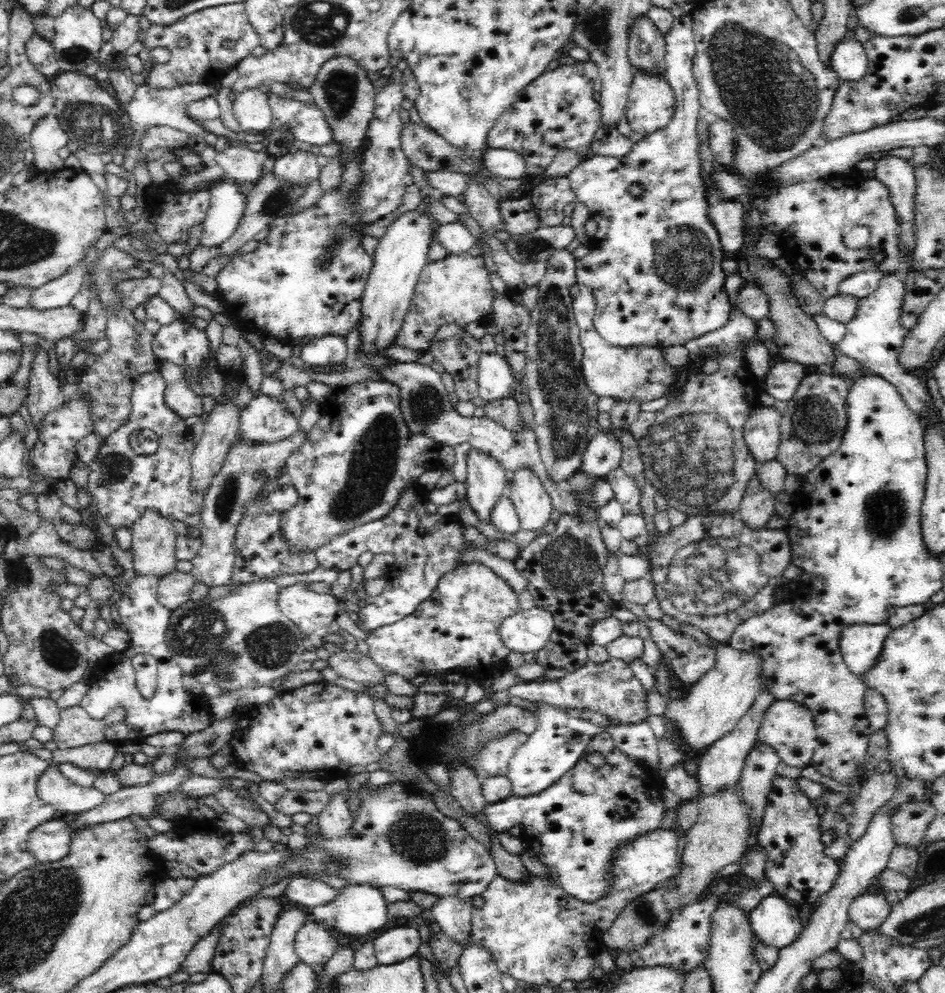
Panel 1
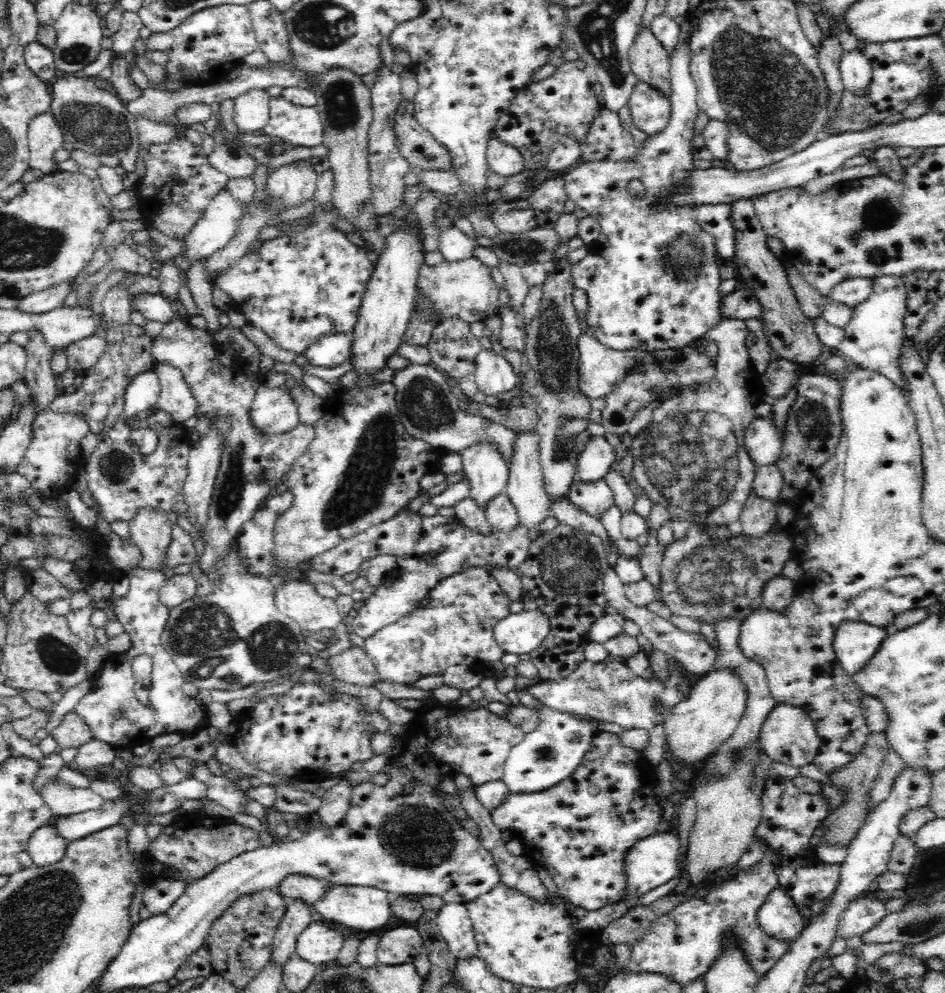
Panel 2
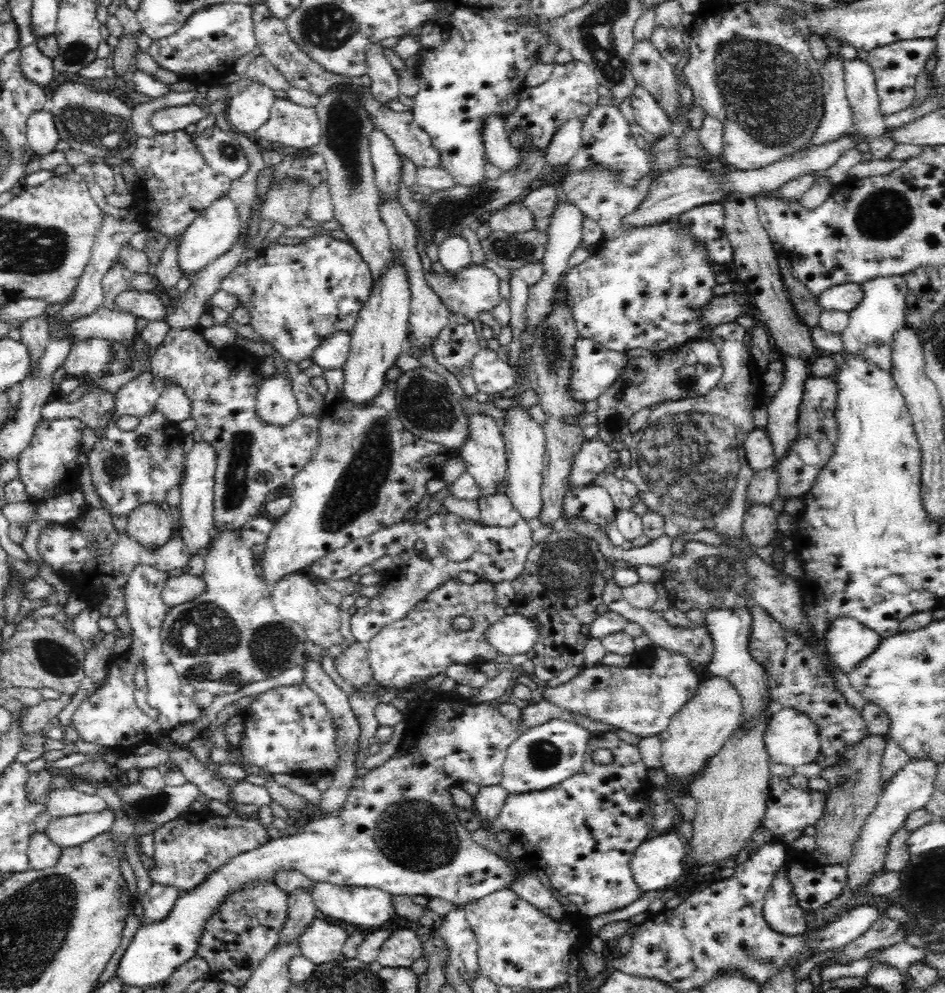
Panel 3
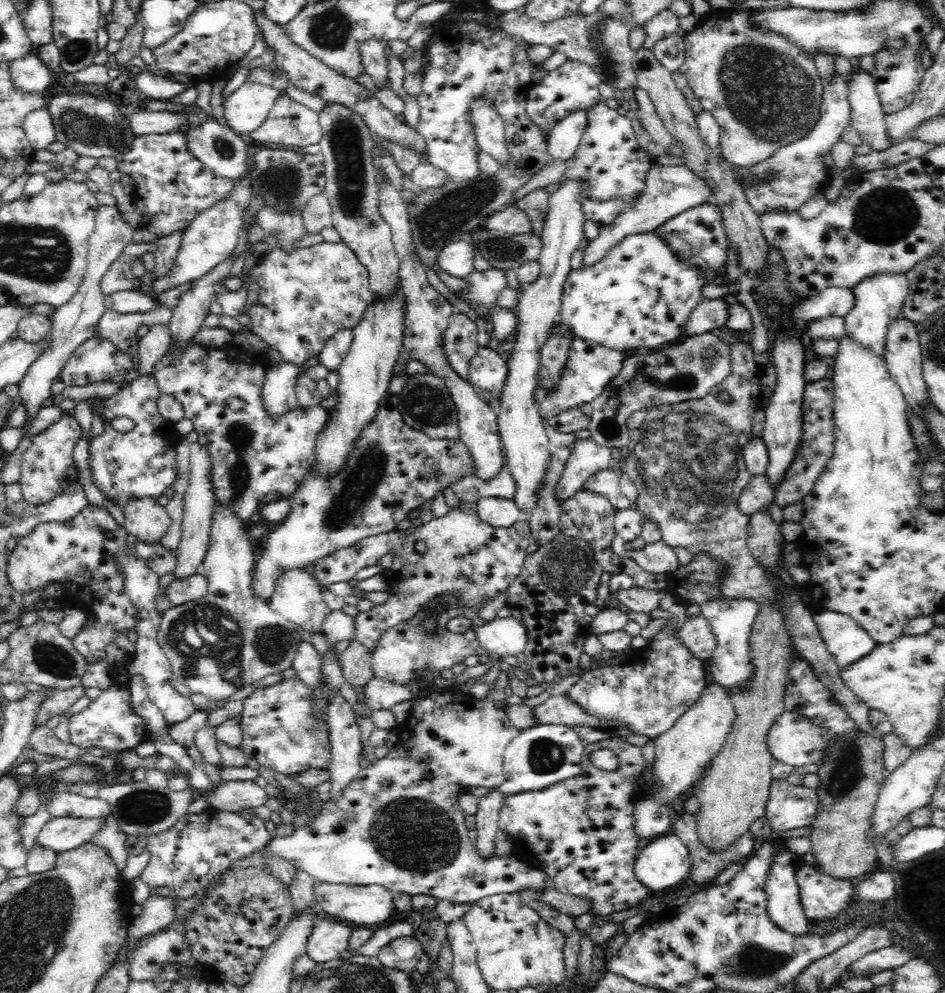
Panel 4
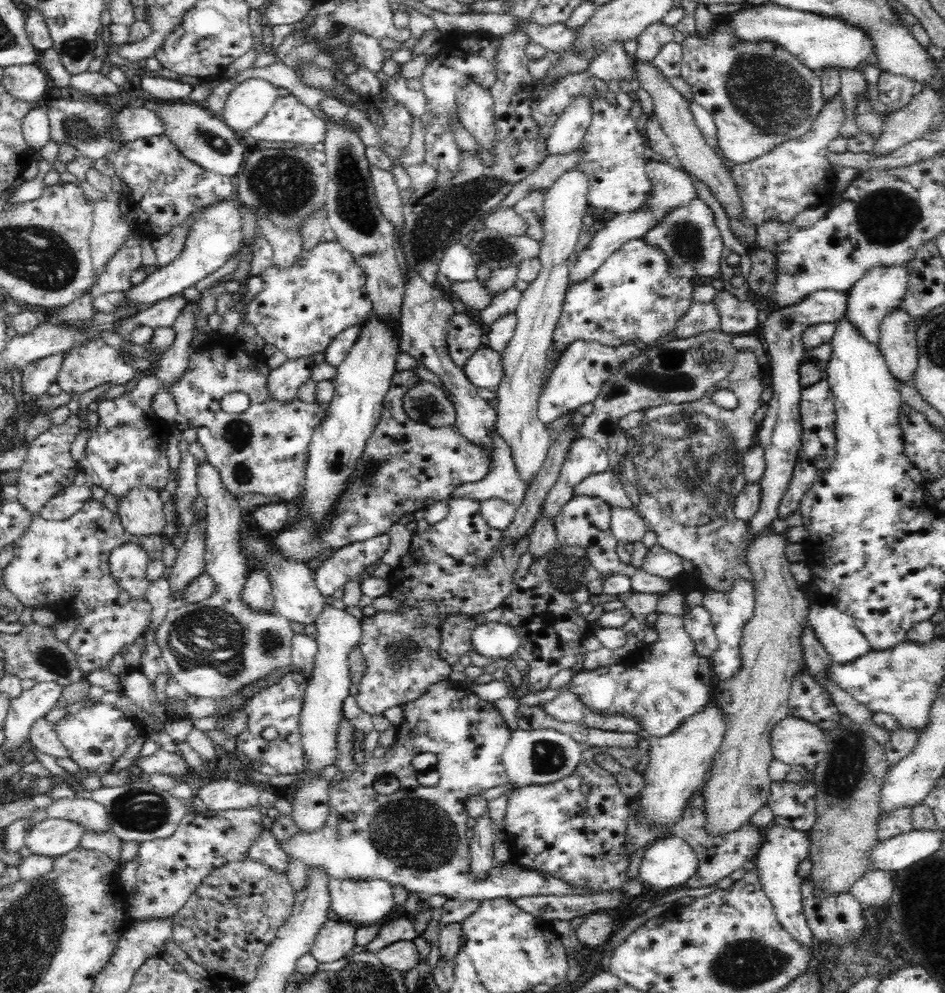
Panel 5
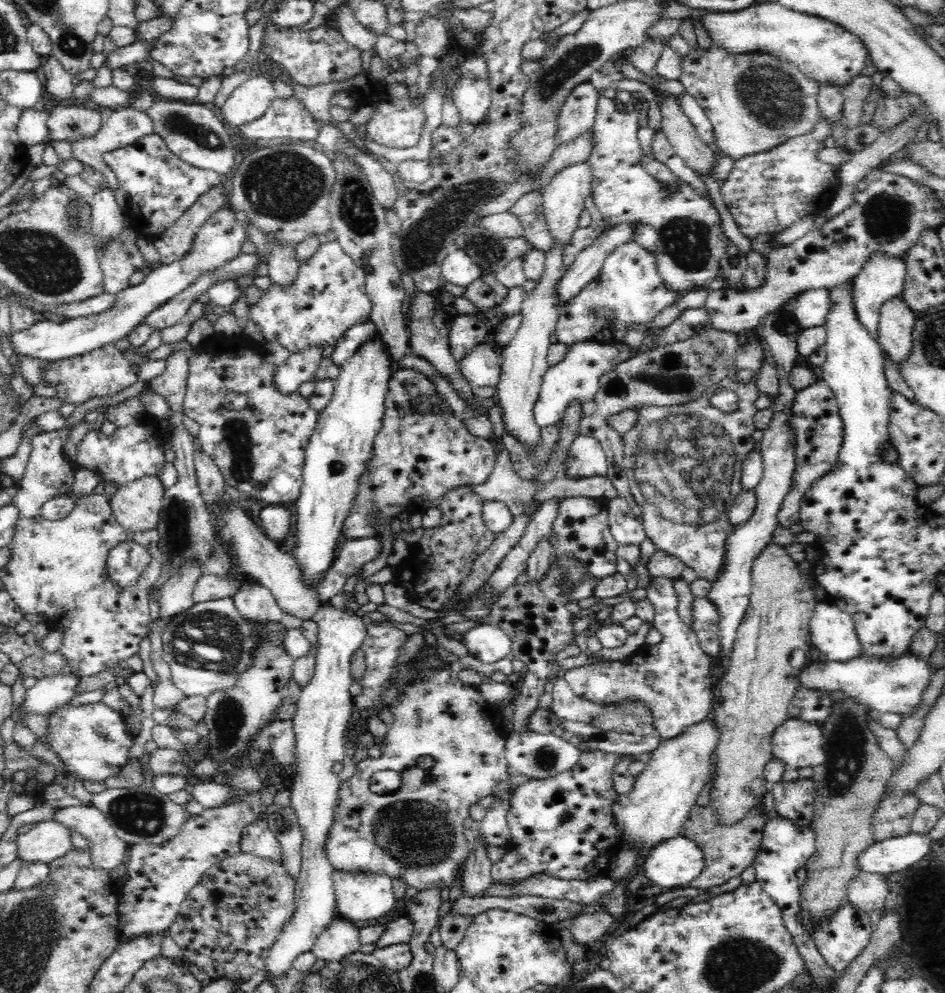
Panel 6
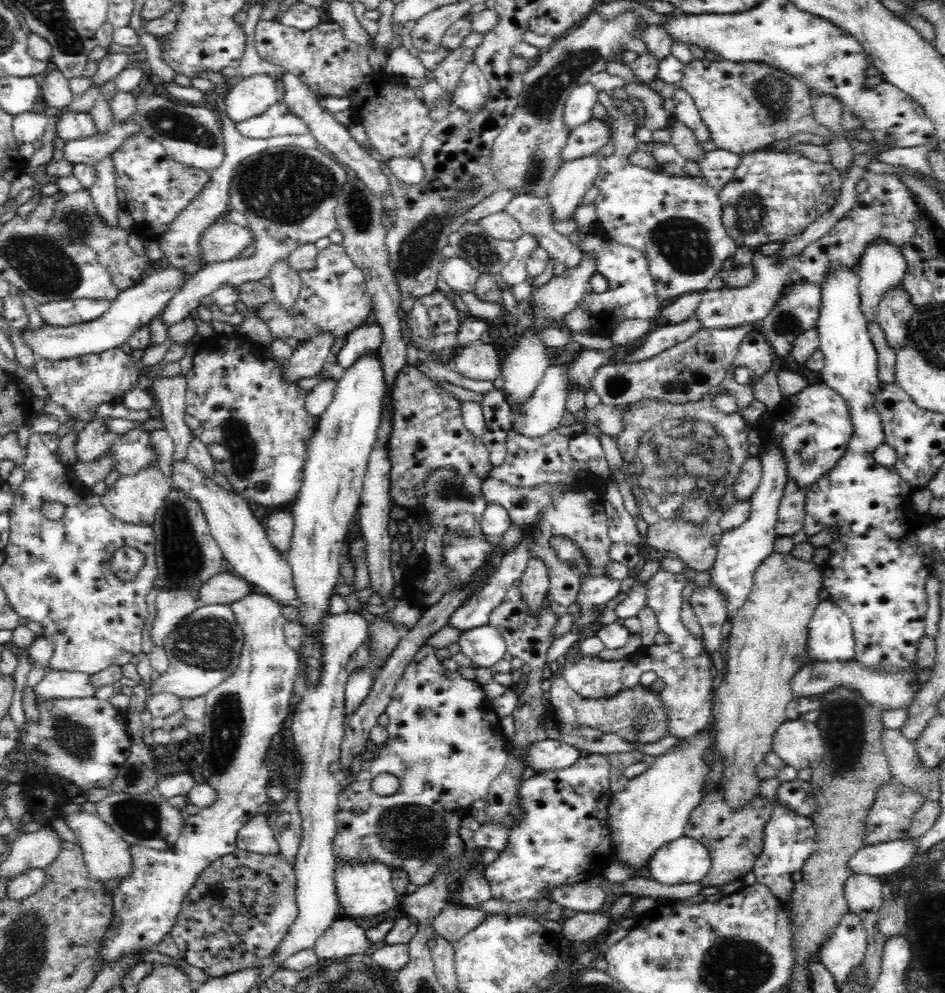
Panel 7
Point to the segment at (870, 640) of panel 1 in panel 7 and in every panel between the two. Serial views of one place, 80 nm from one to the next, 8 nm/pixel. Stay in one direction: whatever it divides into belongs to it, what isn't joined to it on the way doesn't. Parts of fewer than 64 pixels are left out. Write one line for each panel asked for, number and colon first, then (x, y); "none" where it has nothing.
2: (855, 643)
3: (848, 641)
4: (847, 641)
5: (836, 630)
6: (832, 631)
7: (830, 636)

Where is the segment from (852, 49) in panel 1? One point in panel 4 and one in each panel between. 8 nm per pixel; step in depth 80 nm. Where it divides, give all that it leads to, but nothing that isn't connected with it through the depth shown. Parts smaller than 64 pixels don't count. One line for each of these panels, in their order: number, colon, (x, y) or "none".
2: (856, 70)
3: (868, 121)
4: (867, 115)

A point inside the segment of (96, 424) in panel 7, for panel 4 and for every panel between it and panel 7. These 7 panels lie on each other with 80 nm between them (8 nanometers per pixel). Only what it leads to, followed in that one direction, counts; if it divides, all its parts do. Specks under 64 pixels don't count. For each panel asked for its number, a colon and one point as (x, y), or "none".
4: (141, 462)
5: (127, 449)
6: (135, 449)

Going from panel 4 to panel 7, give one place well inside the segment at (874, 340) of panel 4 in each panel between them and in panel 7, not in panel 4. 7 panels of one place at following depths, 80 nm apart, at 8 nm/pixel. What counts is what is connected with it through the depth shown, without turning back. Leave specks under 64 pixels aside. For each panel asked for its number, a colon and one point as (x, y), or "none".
5: (882, 289)
6: (882, 278)
7: (883, 267)

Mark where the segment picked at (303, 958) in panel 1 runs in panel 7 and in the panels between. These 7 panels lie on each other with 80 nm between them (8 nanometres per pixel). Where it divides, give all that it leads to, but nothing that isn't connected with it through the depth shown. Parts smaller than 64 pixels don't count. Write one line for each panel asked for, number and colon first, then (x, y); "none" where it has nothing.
2: (318, 944)
3: (321, 942)
4: (327, 940)
5: (335, 939)
6: (341, 937)
7: (345, 937)

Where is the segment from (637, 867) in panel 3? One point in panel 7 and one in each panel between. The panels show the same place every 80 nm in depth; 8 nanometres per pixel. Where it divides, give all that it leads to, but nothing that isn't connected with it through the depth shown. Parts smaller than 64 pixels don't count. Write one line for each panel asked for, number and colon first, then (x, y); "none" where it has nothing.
4: (664, 862)
5: (668, 862)
6: (676, 862)
7: (684, 860)

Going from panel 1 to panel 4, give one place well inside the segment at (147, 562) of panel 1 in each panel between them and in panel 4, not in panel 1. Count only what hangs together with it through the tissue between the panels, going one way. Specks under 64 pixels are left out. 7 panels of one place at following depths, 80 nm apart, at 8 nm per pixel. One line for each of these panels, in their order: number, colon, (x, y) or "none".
2: (151, 531)
3: (149, 525)
4: (147, 520)

